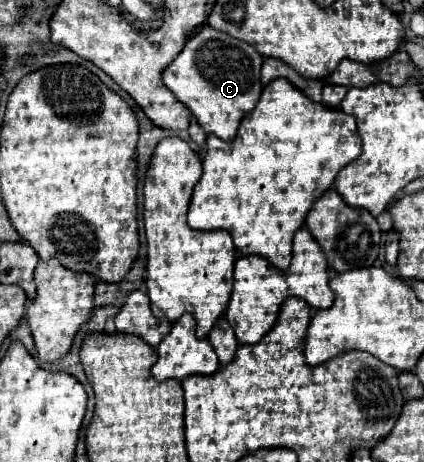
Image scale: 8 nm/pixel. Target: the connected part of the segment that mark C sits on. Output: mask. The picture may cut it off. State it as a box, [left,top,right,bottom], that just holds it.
[163,26,263,140]

